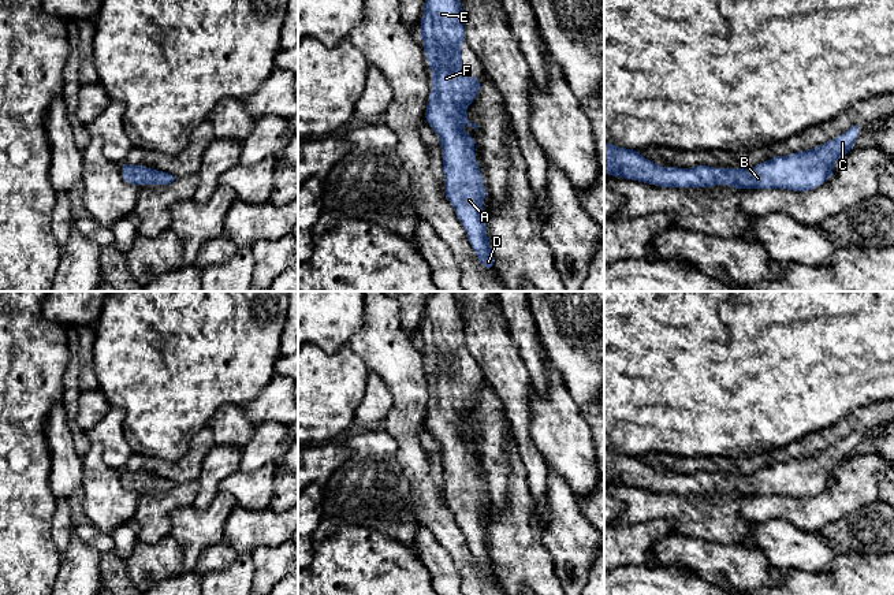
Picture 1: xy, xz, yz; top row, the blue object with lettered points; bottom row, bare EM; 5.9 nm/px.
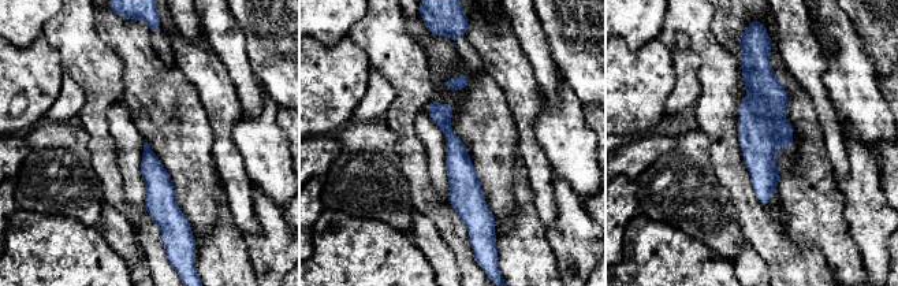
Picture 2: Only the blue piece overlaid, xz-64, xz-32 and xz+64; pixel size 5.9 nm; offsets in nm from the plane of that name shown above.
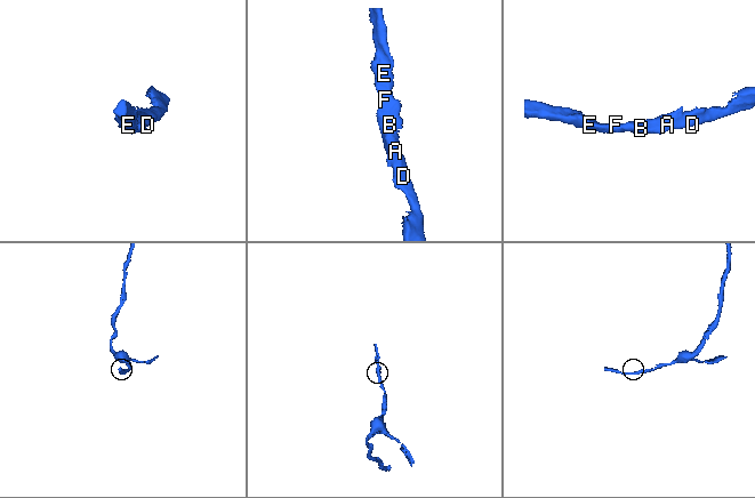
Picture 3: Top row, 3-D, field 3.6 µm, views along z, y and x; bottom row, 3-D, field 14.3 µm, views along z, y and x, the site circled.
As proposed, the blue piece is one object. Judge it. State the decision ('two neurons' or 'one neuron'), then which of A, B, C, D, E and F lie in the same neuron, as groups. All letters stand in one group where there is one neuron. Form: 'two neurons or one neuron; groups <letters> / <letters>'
one neuron; groups A B C D E F

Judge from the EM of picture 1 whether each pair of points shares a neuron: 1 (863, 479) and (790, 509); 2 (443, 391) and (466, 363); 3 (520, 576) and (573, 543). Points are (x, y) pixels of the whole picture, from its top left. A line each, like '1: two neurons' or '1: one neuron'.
1: one neuron
2: one neuron
3: two neurons

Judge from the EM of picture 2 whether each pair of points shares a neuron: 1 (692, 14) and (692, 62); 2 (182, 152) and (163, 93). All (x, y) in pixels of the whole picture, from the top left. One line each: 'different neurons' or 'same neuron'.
1: different neurons
2: same neuron

